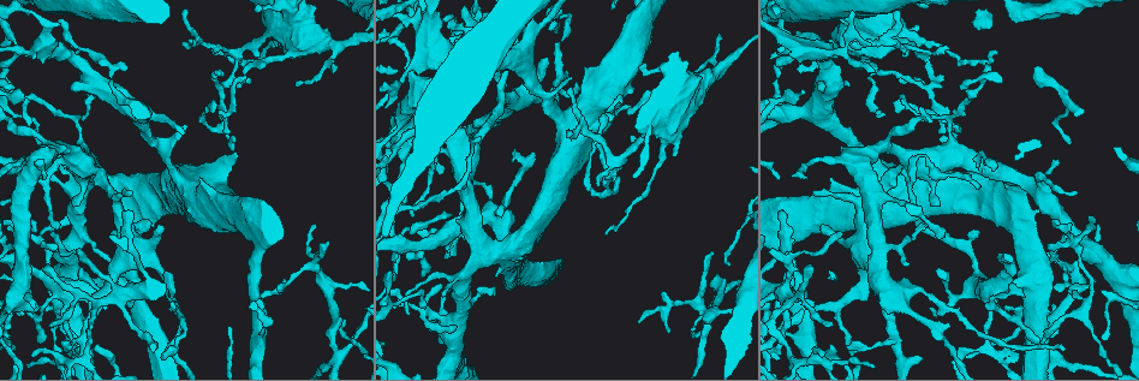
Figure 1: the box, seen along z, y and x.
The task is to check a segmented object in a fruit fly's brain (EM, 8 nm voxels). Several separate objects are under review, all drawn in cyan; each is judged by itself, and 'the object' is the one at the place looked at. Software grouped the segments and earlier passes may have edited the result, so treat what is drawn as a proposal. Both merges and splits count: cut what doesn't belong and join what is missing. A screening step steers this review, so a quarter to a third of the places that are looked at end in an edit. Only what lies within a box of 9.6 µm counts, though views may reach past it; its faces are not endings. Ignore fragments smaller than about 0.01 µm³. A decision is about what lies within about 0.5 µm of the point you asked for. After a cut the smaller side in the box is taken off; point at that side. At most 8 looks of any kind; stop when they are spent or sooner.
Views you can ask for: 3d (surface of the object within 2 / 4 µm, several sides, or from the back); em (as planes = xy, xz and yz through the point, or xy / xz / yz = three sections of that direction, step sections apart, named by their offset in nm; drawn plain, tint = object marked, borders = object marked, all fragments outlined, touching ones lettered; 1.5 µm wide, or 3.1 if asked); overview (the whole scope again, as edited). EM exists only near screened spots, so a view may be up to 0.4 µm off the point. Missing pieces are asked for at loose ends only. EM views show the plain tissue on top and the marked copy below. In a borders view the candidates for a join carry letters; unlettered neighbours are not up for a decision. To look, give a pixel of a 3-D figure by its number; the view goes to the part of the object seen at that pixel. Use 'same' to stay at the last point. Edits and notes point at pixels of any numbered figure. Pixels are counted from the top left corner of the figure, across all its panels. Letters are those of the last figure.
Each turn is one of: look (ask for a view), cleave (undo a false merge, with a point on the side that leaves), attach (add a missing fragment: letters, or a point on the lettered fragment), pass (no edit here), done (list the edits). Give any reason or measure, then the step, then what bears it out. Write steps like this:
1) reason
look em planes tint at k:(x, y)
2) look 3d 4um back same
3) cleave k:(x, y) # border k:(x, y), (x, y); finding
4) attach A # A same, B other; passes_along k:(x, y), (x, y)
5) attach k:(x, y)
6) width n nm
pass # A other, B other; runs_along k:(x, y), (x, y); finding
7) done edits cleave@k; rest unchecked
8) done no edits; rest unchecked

end of a long branch
look 3d 2um at 1:(996, 53)

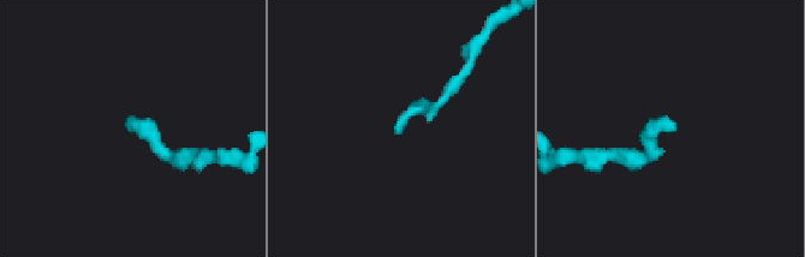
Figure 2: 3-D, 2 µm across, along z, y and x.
need the tissue
look em planes borders at 2:(671, 122)

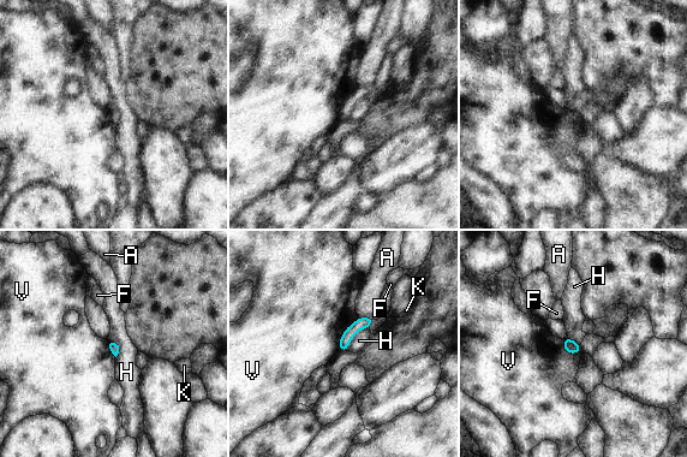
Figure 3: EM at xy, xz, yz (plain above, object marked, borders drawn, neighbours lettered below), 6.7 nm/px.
pass # A other, F other, H other, K other, V other; border 3:(369, 327), (362, 328), (346, 350); none of them fits

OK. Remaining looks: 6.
look em planes tint at 1:(88, 51)

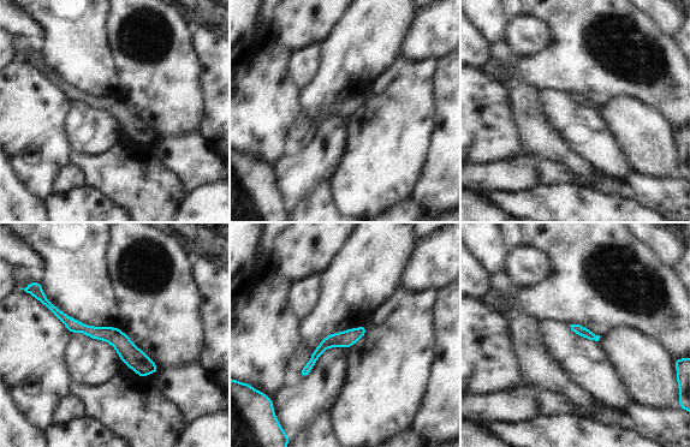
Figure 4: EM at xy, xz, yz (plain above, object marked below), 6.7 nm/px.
look em planes borders same

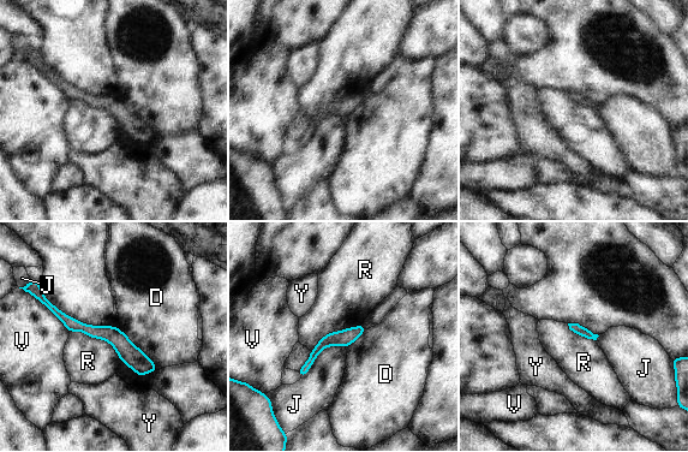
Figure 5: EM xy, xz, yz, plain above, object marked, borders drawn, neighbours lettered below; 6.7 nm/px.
width 120 nm
pass # D other, J other, R other, V other, Y other; runs_along 5:(49, 305), (153, 368); continuous, no second neuron

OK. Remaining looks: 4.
branch point
look 3d 4um at 1:(75, 346)

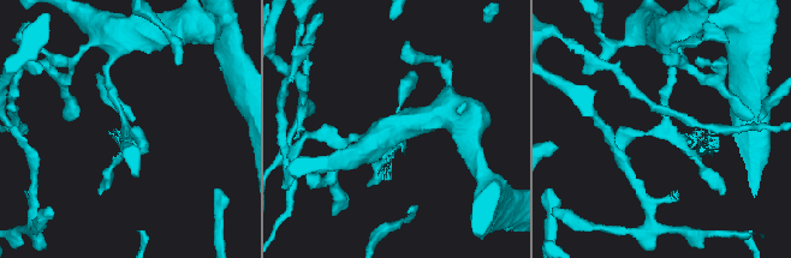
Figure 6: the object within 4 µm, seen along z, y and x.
arms 3; shape alone is not enough
look em planes tint at 6:(126, 125)

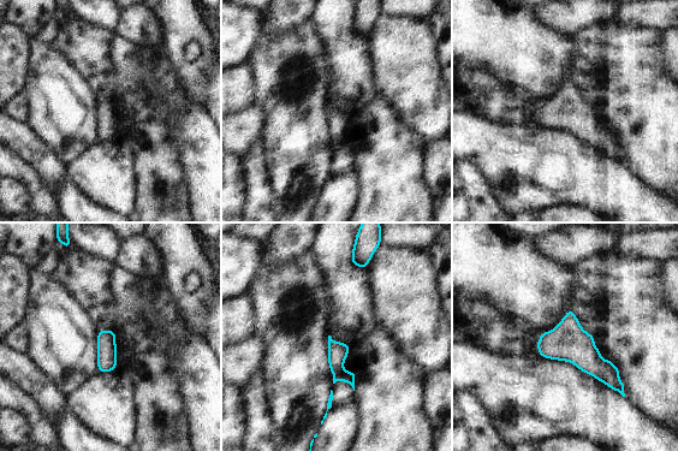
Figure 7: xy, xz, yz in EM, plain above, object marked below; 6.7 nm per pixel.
look em planes borders same

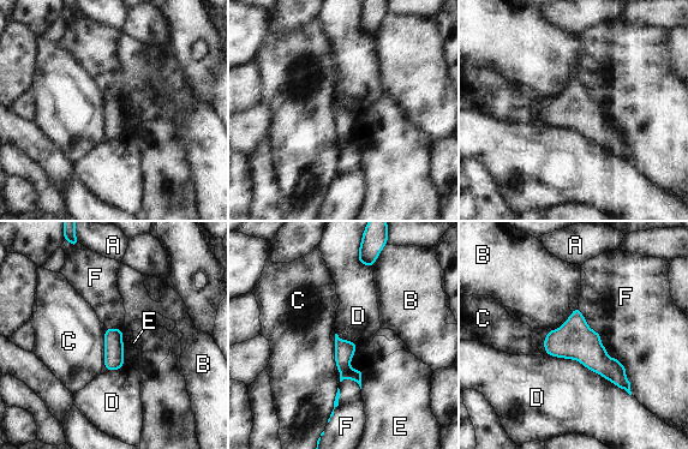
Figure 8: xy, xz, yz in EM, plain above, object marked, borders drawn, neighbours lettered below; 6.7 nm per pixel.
pass # A other, B other, C other, D other, E other, F other; border 8:(578, 305), (562, 324), (548, 331); all the same neuron

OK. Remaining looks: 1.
done no edits; rest unchecked

